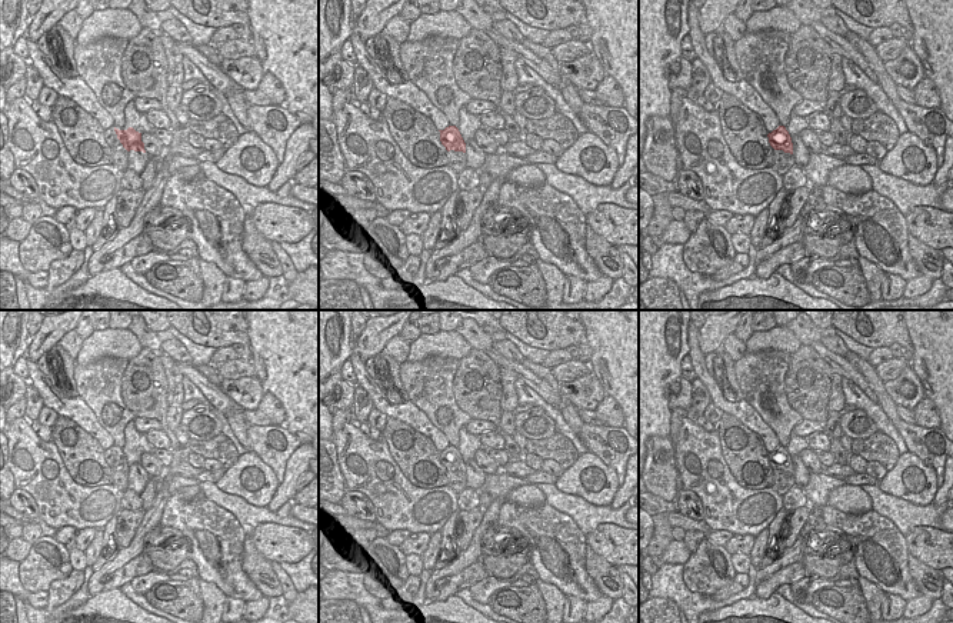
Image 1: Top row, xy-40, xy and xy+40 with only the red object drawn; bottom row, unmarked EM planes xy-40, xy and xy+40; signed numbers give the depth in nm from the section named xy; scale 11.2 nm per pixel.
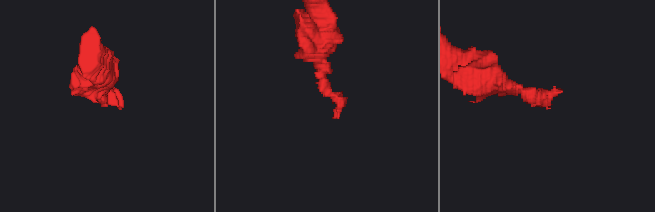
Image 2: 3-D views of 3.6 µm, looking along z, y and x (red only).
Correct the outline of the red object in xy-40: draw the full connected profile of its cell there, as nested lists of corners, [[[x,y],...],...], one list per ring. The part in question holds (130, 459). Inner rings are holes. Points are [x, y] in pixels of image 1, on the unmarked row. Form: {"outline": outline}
{"outline": [[[114,447],[114,452],[123,467],[127,470],[127,486],[130,486],[137,494],[141,493],[147,487],[141,453],[136,452],[133,447],[129,447],[127,450],[119,450]]]}

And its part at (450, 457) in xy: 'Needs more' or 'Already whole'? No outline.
Needs more

